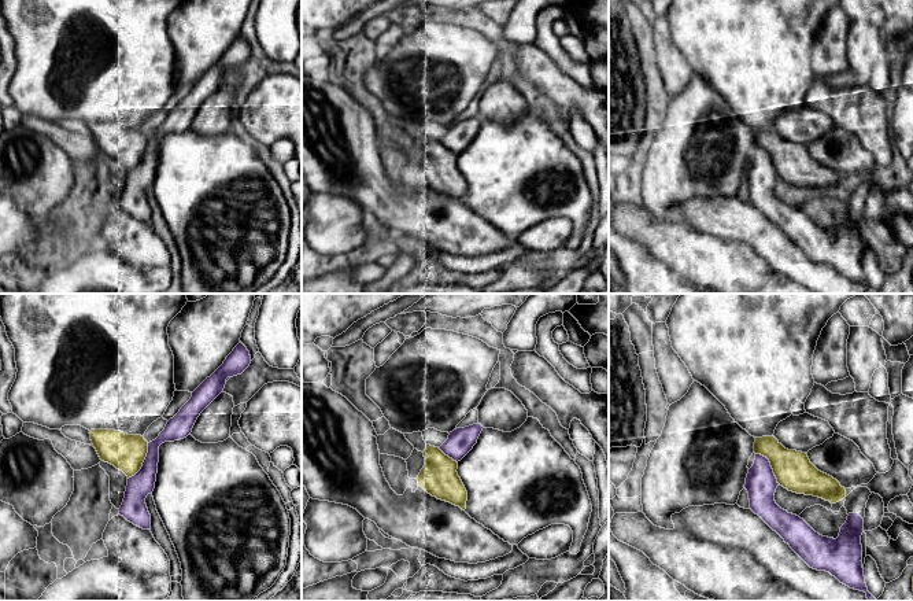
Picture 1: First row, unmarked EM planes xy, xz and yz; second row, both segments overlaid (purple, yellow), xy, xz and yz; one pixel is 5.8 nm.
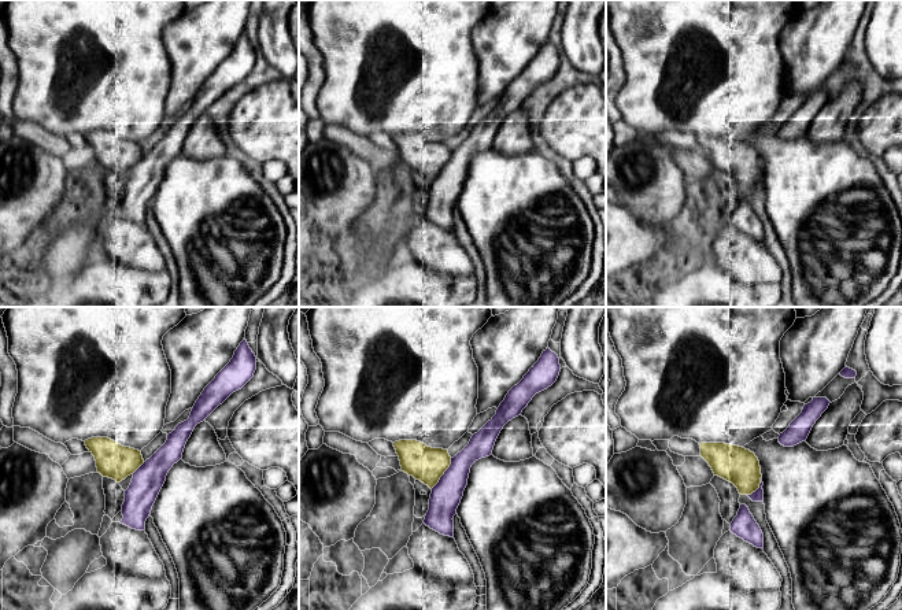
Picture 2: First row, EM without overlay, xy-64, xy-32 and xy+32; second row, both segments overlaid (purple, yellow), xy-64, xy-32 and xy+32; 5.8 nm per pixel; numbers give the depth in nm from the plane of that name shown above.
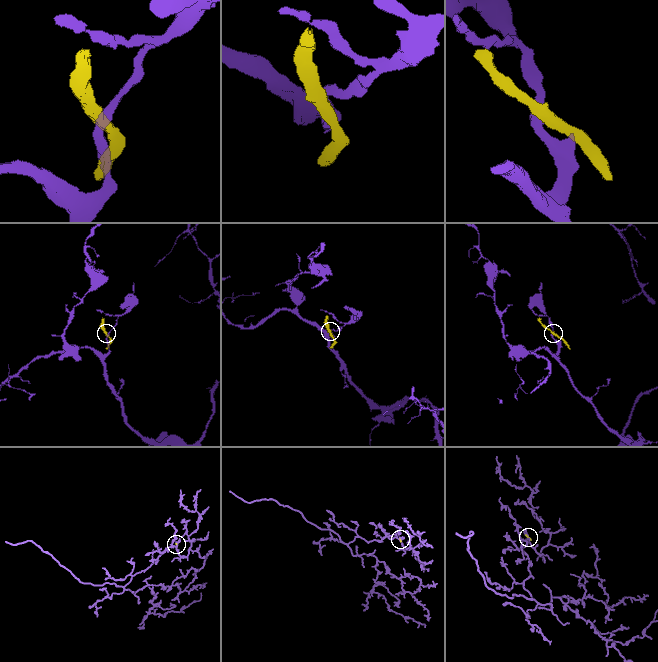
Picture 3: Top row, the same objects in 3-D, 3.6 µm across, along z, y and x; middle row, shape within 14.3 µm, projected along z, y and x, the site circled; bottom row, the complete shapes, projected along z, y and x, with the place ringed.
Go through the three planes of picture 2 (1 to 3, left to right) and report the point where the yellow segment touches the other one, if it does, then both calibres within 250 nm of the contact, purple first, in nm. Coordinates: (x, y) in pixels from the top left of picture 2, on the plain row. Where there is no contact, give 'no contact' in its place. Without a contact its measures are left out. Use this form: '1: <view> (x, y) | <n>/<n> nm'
1: xy-64 (139, 161) | 180/200 nm
2: xy-32 (444, 166) | 180/200 nm
3: xy+32 (760, 180) | 60/220 nm

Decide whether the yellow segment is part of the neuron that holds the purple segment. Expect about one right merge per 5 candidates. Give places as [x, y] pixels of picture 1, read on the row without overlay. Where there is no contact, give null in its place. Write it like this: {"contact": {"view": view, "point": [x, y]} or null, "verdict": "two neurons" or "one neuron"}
{"contact": {"view": "xy", "point": [143, 155]}, "verdict": "two neurons"}

